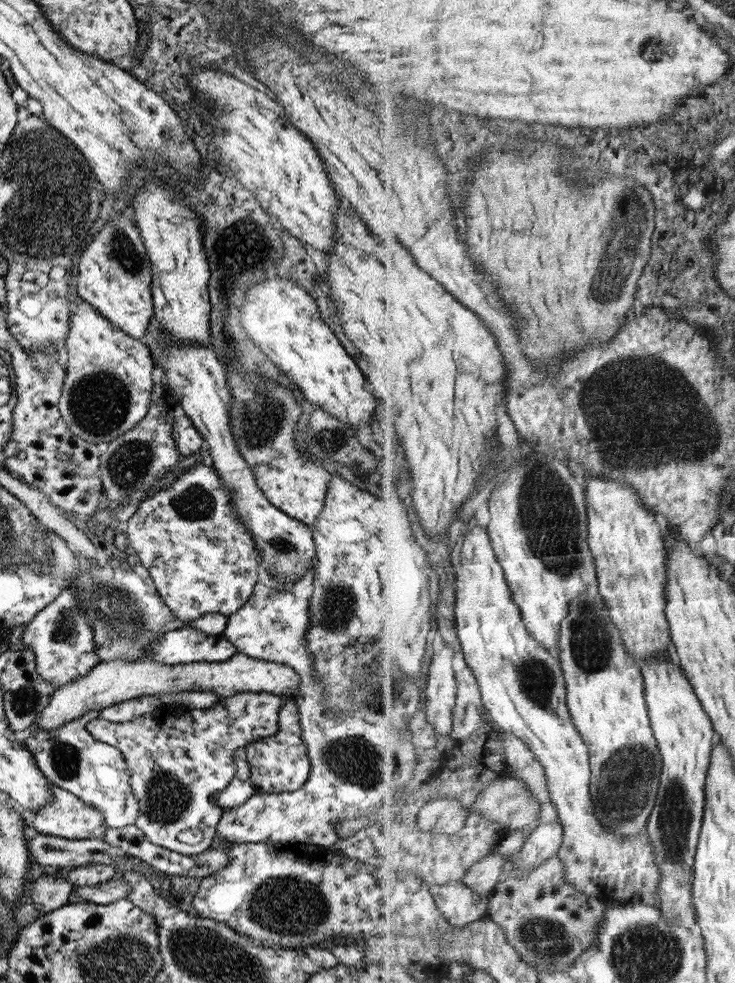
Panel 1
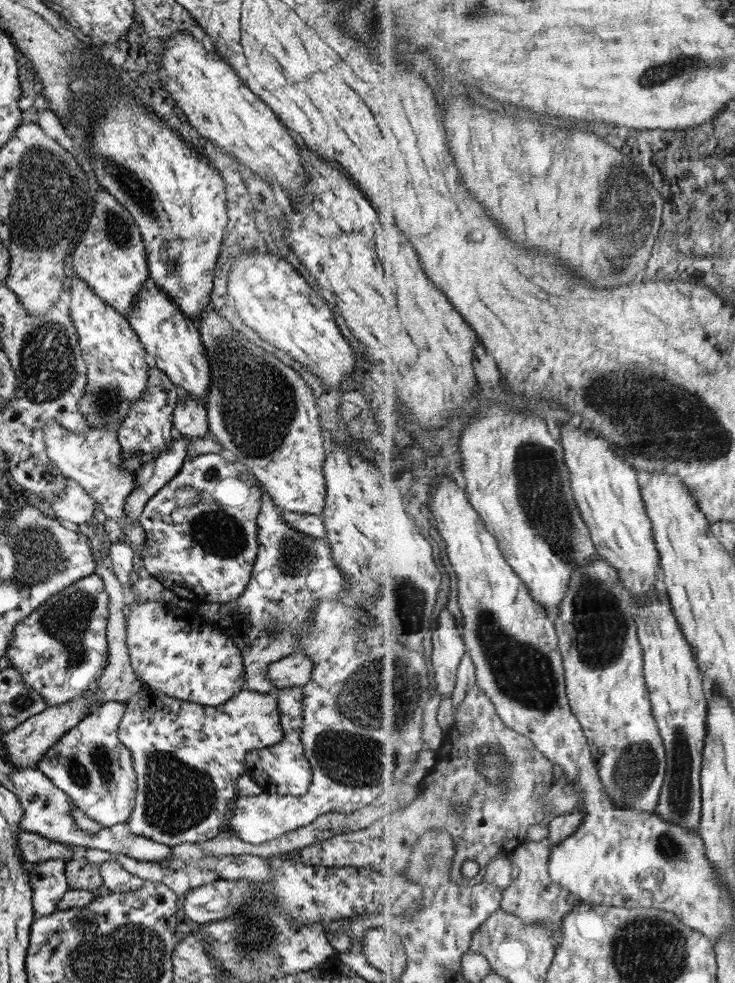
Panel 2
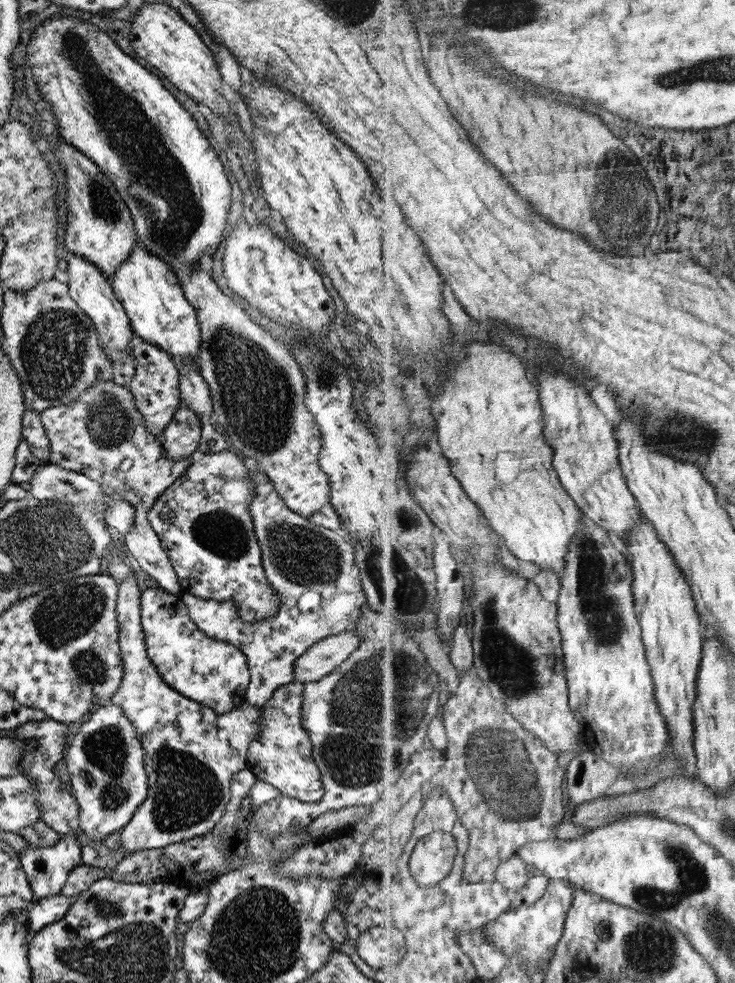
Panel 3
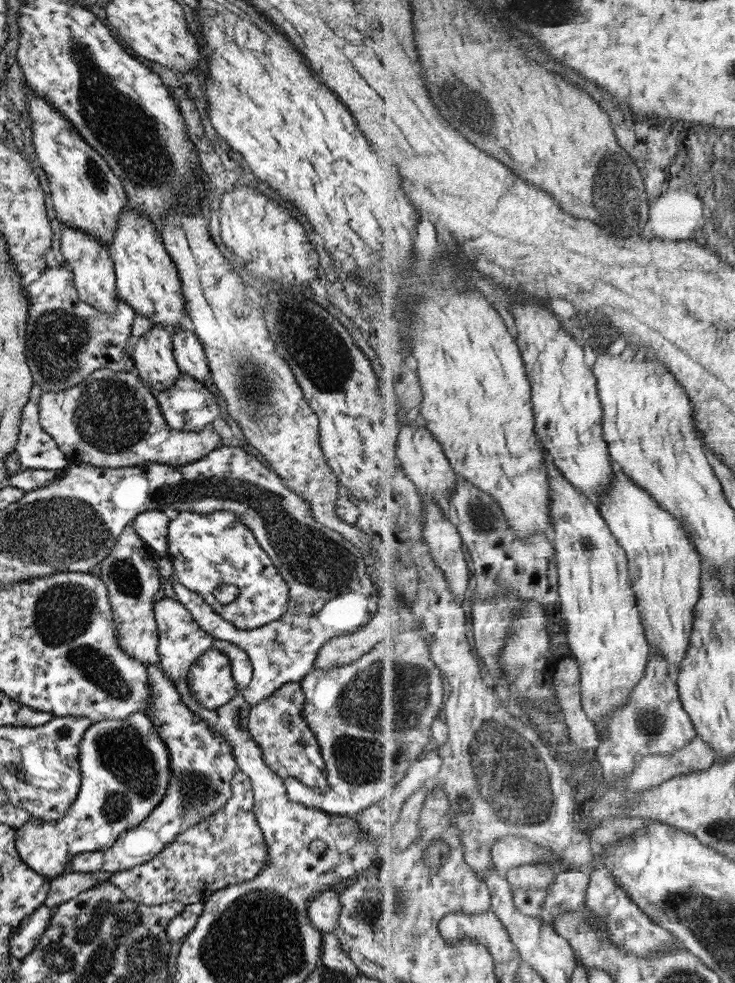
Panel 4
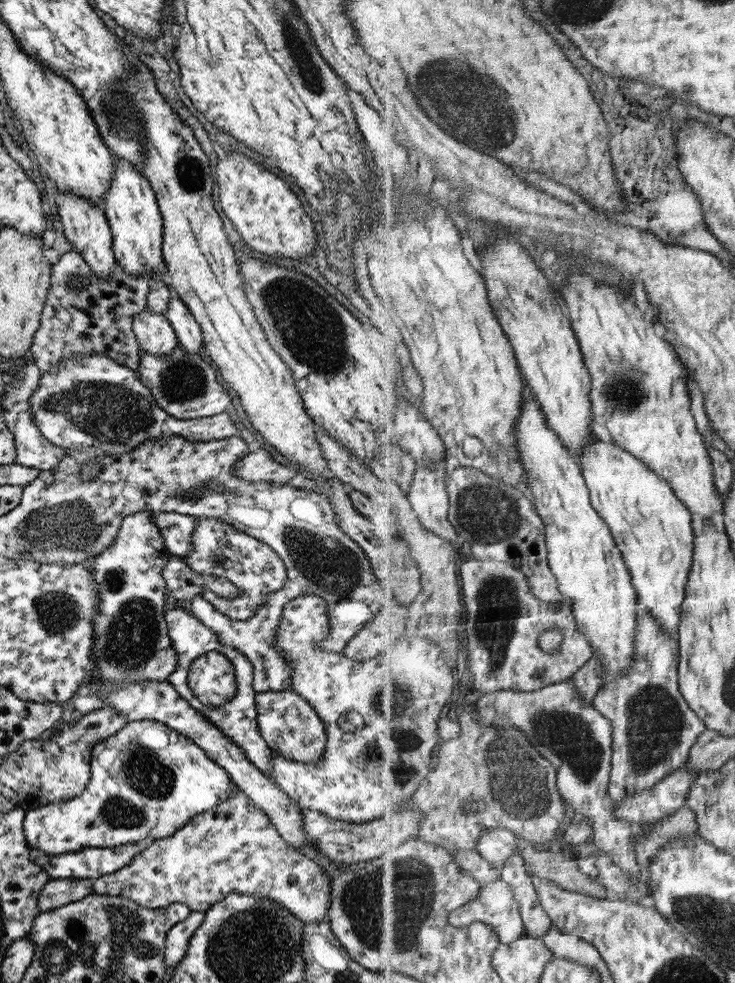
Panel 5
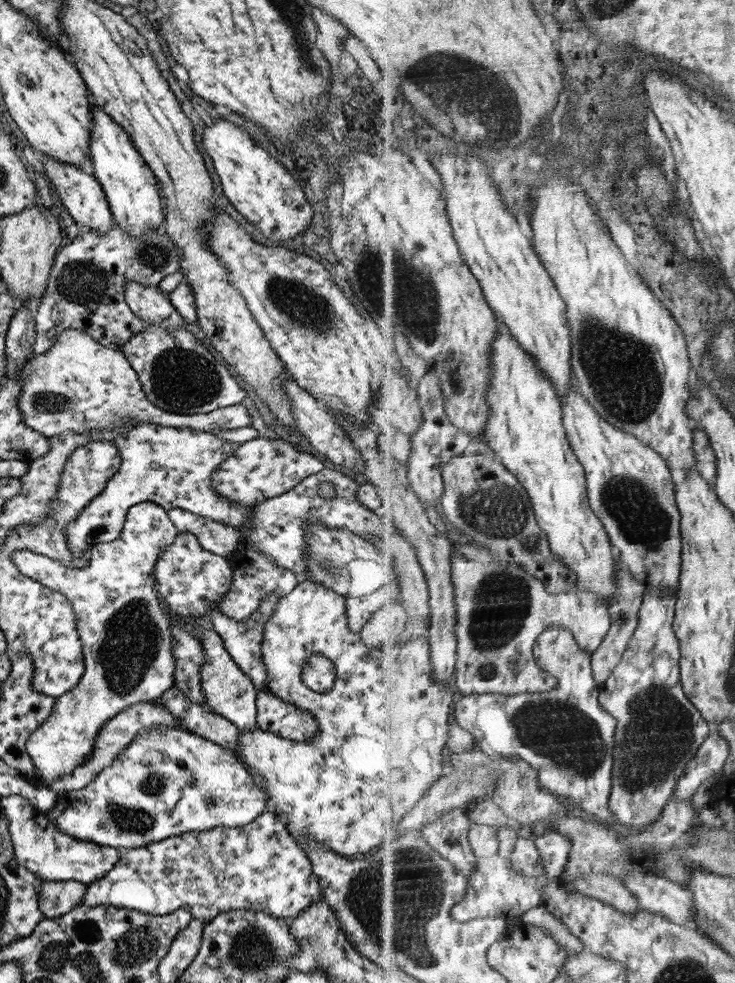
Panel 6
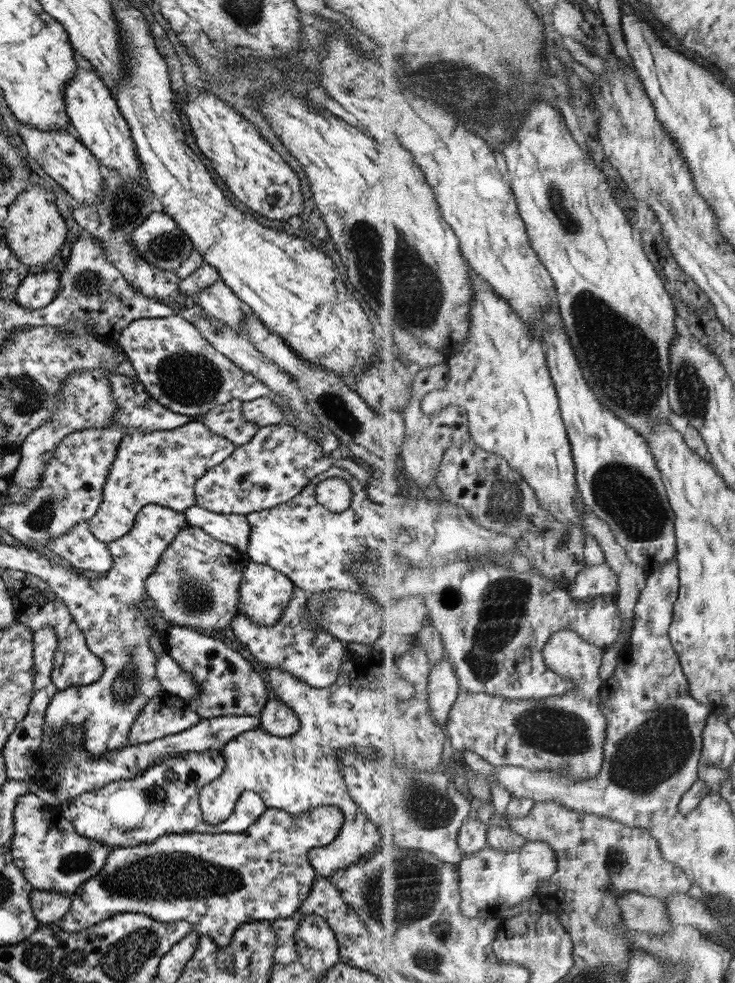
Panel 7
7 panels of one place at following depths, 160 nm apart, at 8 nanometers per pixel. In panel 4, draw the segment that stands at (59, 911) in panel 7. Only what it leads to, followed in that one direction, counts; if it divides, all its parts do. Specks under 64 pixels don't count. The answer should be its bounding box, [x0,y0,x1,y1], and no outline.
[42,871,109,908]

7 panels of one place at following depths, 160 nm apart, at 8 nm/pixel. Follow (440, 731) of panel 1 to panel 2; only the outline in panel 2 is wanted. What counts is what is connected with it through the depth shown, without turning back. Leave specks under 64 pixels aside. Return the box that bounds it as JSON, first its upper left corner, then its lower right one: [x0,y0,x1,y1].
[431,606,466,697]

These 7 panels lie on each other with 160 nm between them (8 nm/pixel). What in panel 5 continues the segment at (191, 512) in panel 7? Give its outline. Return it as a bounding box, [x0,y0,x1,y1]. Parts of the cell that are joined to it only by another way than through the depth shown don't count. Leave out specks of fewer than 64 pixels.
[153,512,195,558]

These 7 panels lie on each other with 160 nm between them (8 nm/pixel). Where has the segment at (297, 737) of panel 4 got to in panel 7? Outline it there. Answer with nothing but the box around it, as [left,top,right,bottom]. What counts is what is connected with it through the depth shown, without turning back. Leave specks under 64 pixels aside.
[257,698,299,737]

